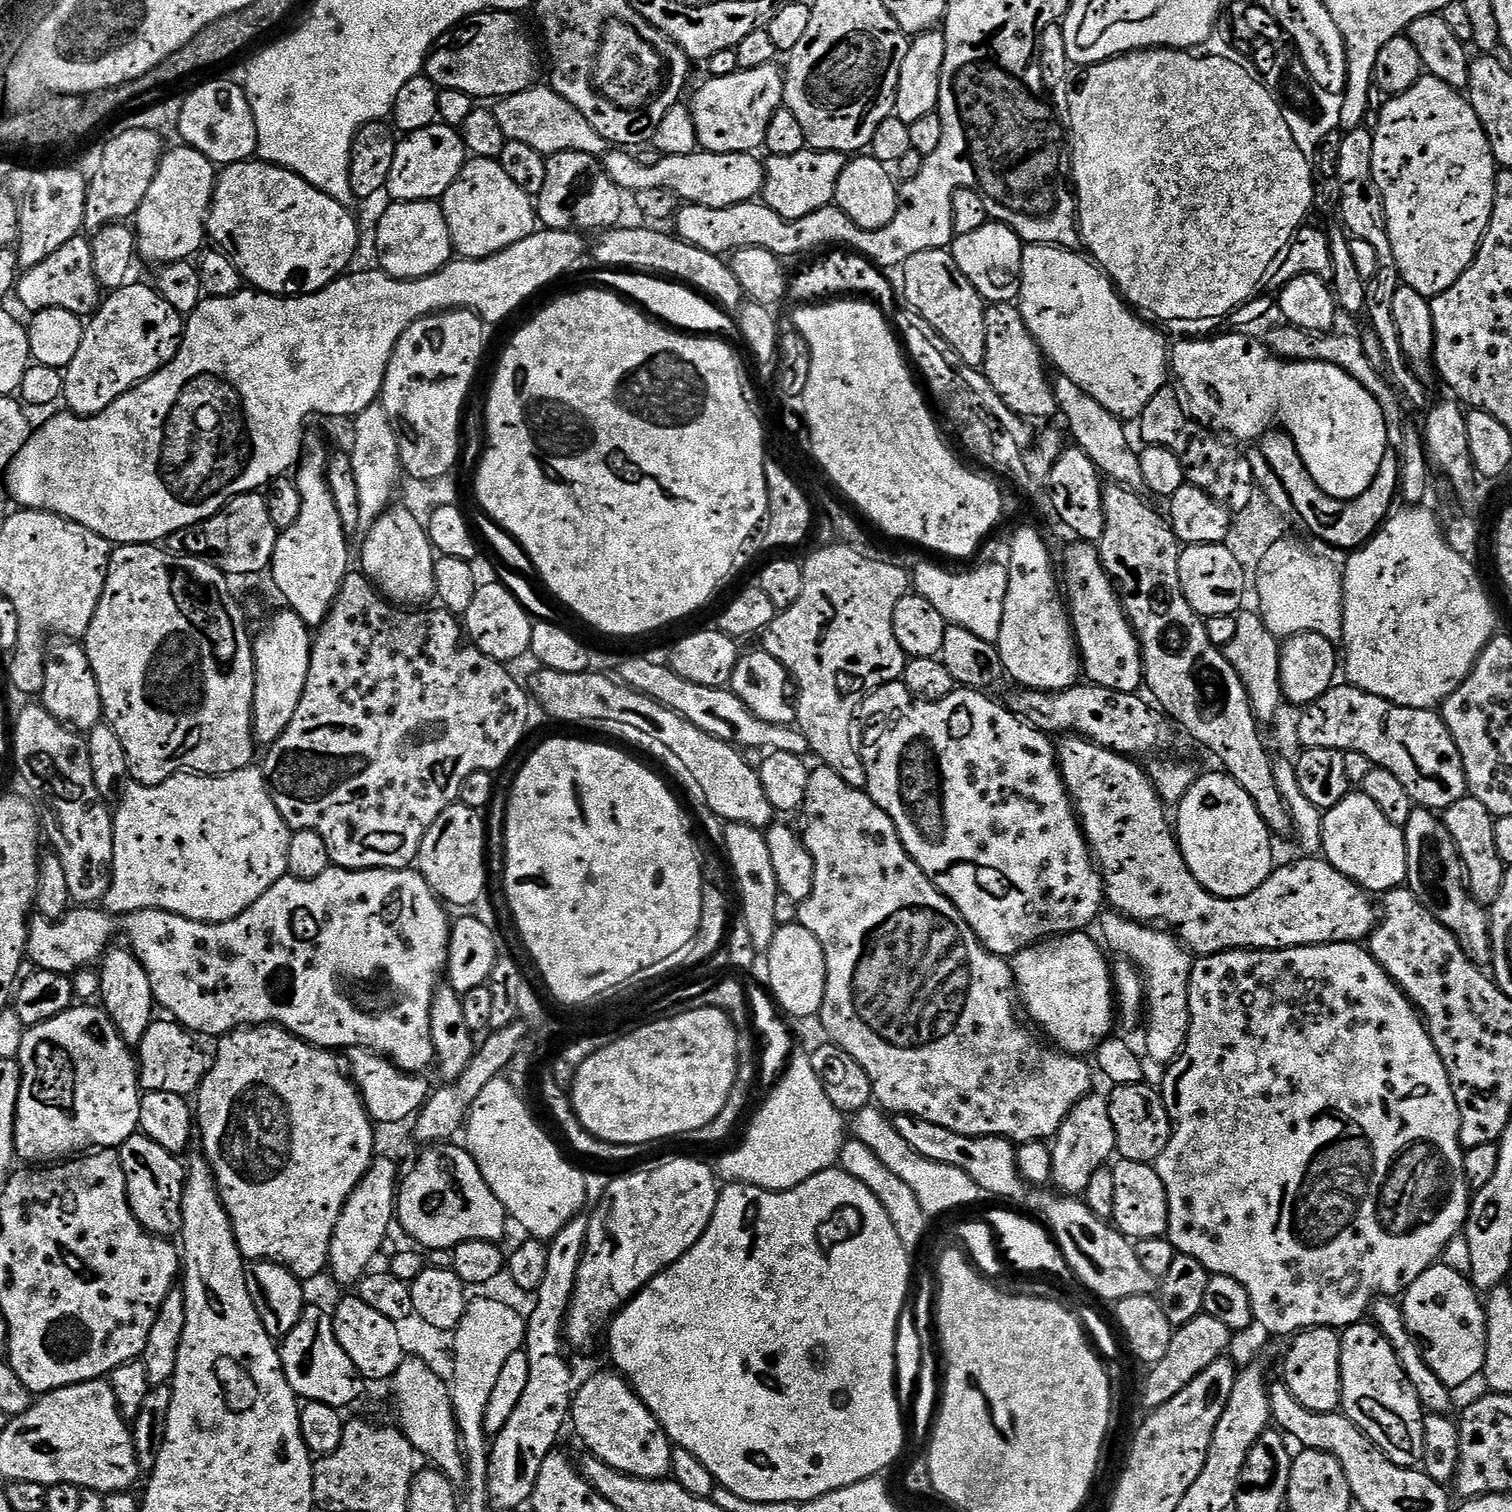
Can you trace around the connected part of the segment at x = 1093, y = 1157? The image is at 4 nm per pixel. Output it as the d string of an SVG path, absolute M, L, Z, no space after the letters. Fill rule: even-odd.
M1089 1094L1083 1096L1070 1110L1056 1132L1052 1148L1052 1178L1055 1191L1066 1196L1079 1197L1087 1193L1090 1180L1111 1156L1117 1155L1114 1122L1110 1116L1109 1097Z

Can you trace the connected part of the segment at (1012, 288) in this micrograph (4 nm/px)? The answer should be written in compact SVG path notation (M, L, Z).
M990 220L981 230L956 236L950 245L952 257L959 269L983 299L990 304L1013 303L1021 292L1021 258L1024 243L1012 228L1000 221Z

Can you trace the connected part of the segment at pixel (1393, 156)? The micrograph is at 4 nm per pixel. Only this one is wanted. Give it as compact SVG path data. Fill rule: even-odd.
M1427 74L1421 75L1413 88L1405 92L1393 95L1384 104L1380 112L1380 121L1374 127L1374 154L1372 155L1372 173L1374 182L1384 199L1386 206L1386 222L1390 234L1390 246L1394 250L1394 258L1398 262L1401 281L1412 287L1418 294L1431 298L1450 290L1458 278L1472 264L1476 252L1480 248L1480 242L1484 239L1484 233L1488 231L1488 224L1492 221L1492 208L1496 204L1496 174L1498 165L1491 150L1491 143L1488 140L1487 132L1479 121L1478 114L1457 89L1451 88L1446 82Z

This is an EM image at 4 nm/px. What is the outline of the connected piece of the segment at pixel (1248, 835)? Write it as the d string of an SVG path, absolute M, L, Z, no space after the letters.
M1220 770L1197 775L1175 812L1174 831L1180 852L1190 874L1208 892L1223 900L1242 898L1258 890L1273 872L1273 833L1262 814L1258 814L1250 794L1232 776Z

